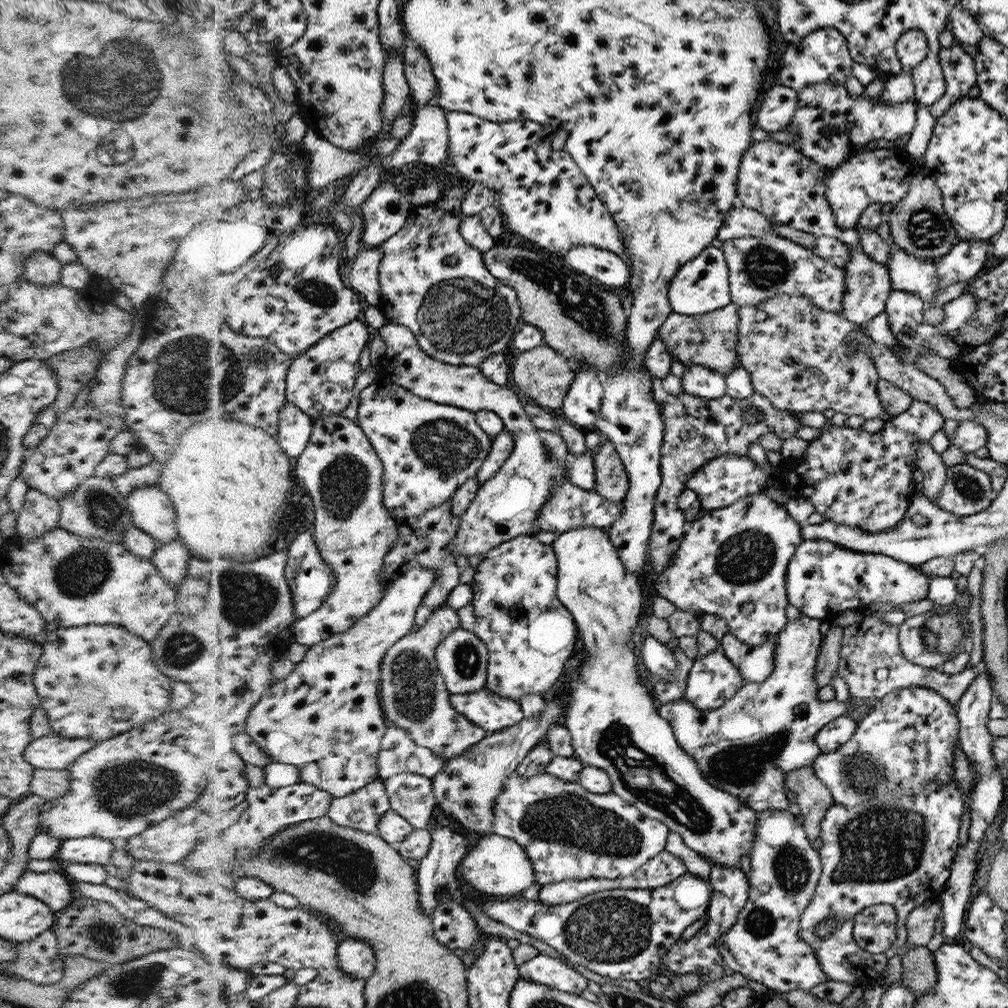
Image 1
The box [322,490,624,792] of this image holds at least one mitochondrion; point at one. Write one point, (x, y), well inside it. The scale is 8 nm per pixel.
(414, 681)

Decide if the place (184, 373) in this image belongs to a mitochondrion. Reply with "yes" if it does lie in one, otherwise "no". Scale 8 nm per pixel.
yes

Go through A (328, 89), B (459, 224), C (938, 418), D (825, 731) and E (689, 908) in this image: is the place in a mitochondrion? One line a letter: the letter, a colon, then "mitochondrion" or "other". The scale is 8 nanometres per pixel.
A: other
B: other
C: other
D: other
E: other

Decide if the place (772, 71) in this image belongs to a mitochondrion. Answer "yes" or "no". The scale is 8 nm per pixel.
no

